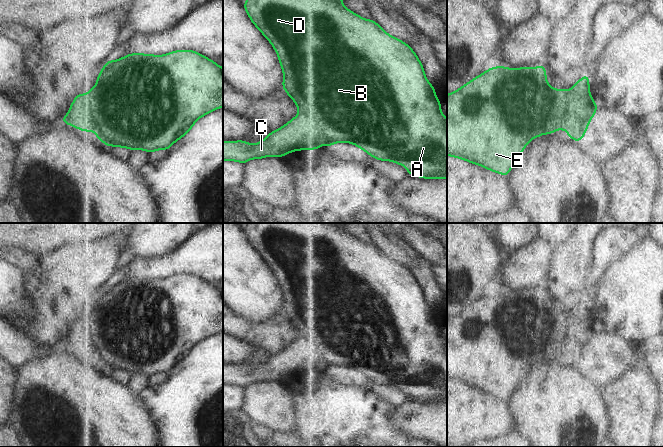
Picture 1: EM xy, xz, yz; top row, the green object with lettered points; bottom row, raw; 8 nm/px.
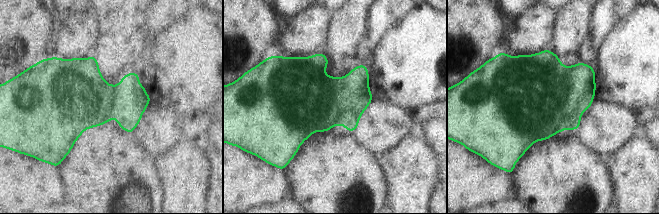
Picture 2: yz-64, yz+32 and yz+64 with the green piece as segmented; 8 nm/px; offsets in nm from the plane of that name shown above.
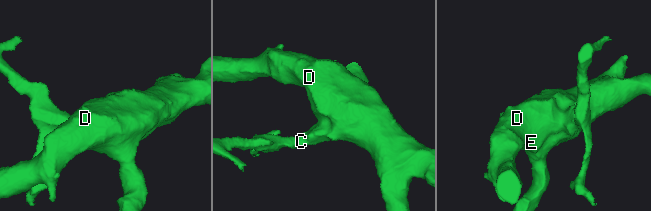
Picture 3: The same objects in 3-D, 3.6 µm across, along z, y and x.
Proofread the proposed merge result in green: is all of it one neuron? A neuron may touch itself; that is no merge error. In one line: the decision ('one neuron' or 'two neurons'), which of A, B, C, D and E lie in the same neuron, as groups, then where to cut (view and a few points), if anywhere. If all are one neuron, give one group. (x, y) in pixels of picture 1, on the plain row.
two neurons | A B D E / C | xy (89, 315), (84, 340), (93, 345), (94, 355)

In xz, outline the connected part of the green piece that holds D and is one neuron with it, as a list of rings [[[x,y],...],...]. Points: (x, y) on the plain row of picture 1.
[[[247,223],[243,231],[245,232],[245,235],[247,236],[247,239],[249,240],[251,246],[271,267],[279,282],[279,288],[283,295],[282,312],[285,314],[287,319],[295,326],[299,339],[308,341],[310,343],[315,342],[317,344],[319,352],[323,356],[323,360],[325,362],[325,369],[331,371],[334,367],[351,367],[364,374],[374,383],[378,383],[380,385],[392,385],[398,389],[404,389],[407,397],[411,398],[412,400],[425,403],[447,403],[447,342],[441,336],[441,326],[437,323],[434,310],[430,308],[425,300],[425,295],[423,293],[422,287],[408,268],[388,258],[374,244],[364,243],[360,239],[350,235],[343,229],[342,223]]]

